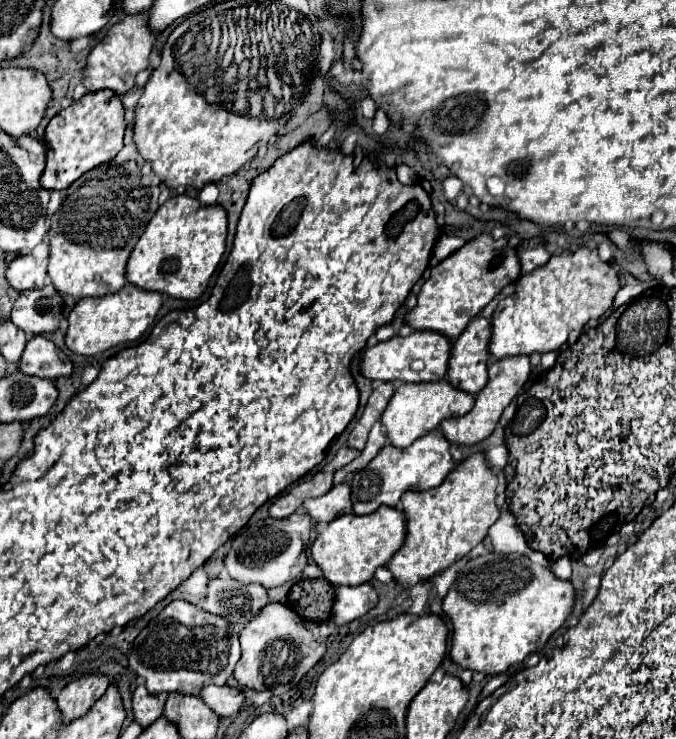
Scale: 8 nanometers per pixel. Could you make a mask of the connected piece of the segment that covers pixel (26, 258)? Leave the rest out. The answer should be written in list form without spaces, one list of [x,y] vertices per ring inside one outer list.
[[[22,254],[14,258],[6,270],[10,286],[18,292],[38,290],[46,284],[46,262],[38,262],[32,254]]]

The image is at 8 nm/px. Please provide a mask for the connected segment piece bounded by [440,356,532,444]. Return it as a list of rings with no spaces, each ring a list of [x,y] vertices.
[[[508,356],[508,358],[502,358],[502,360],[494,360],[494,362],[490,364],[490,368],[488,368],[490,380],[488,380],[488,384],[478,392],[474,408],[472,408],[468,414],[464,414],[464,416],[450,418],[450,420],[444,420],[444,422],[440,424],[440,430],[444,432],[444,436],[446,436],[452,444],[478,444],[480,440],[488,438],[488,436],[494,432],[494,428],[496,428],[496,424],[498,424],[498,420],[500,420],[502,412],[504,412],[504,408],[512,402],[512,398],[514,398],[514,396],[524,388],[524,384],[528,382],[530,372],[532,372],[532,366],[530,366],[530,358],[528,358],[528,356]]]

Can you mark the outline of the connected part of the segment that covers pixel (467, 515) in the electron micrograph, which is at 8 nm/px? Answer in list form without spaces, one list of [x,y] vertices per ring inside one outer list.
[[[476,452],[460,462],[438,488],[406,492],[402,496],[408,530],[406,542],[388,562],[394,578],[410,588],[416,582],[446,570],[480,544],[490,526],[500,518],[500,508],[496,506],[496,486],[498,480],[494,468],[486,460],[486,454]]]

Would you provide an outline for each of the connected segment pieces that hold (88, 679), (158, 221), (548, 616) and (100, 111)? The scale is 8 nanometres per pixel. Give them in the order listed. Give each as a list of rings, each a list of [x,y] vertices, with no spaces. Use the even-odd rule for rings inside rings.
[[[84,674],[68,682],[58,696],[58,708],[64,714],[64,720],[70,722],[80,718],[106,692],[108,684],[110,680],[106,674]]]
[[[186,192],[172,196],[158,208],[158,212],[152,216],[148,228],[136,242],[136,246],[130,254],[130,260],[128,260],[128,272],[126,272],[128,282],[132,282],[134,286],[144,288],[144,290],[166,292],[174,298],[196,300],[198,296],[202,296],[204,288],[208,286],[210,276],[218,266],[218,256],[222,256],[226,250],[226,234],[228,234],[228,216],[220,204],[202,206],[198,198],[192,198]]]
[[[490,552],[470,558],[442,602],[454,626],[450,656],[468,670],[502,674],[538,652],[570,616],[574,602],[574,584],[556,578],[550,568],[534,564],[528,556]]]
[[[110,90],[88,92],[80,100],[72,102],[68,108],[60,110],[46,126],[46,168],[42,174],[44,188],[68,188],[76,178],[80,178],[90,168],[112,160],[124,146],[126,118],[122,98],[114,96]]]

